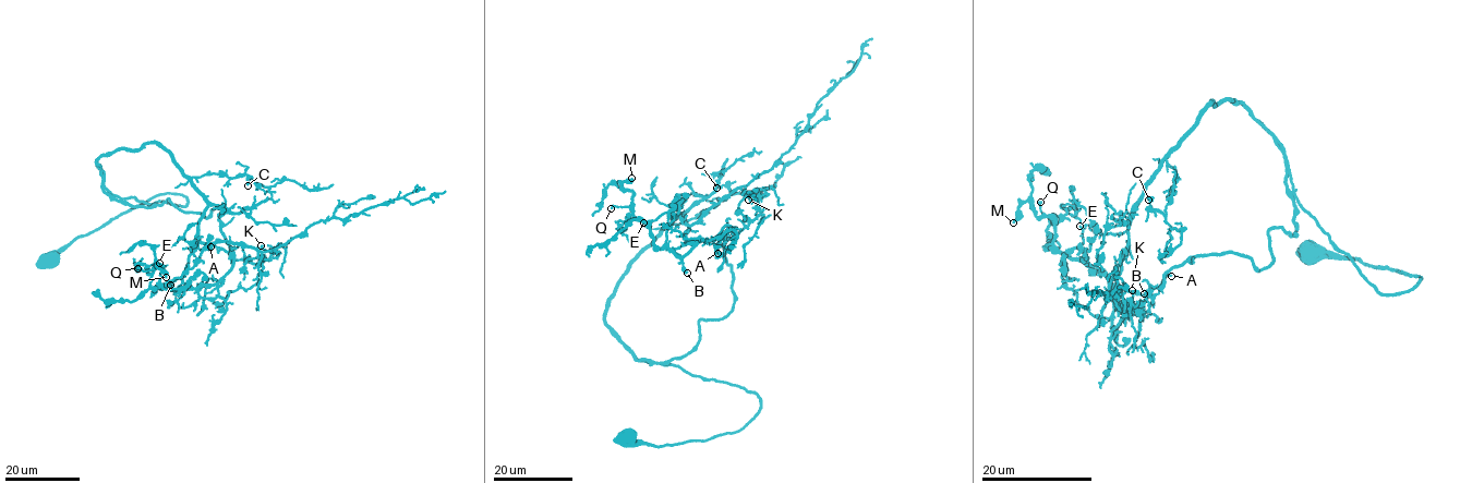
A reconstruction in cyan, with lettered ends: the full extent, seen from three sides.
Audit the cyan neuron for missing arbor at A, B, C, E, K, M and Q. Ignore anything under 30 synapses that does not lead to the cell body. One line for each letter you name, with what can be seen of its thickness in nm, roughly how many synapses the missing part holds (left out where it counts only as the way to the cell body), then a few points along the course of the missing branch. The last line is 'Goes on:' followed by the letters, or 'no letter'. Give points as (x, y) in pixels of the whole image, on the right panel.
Goes on: no letter

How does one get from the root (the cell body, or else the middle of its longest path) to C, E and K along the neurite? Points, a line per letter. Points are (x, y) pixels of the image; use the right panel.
C: (1308, 253), (1422, 279), (1379, 292), (1299, 203), (1276, 136), (1228, 98), (1171, 148), (1165, 214), (1148, 200)
E: (1308, 253), (1422, 279), (1379, 292), (1294, 195), (1265, 268), (1191, 256), (1121, 312), (1069, 255), (1080, 226)
K: (1308, 253), (1422, 279), (1379, 292), (1294, 195), (1265, 268), (1191, 256), (1142, 320), (1132, 290)

